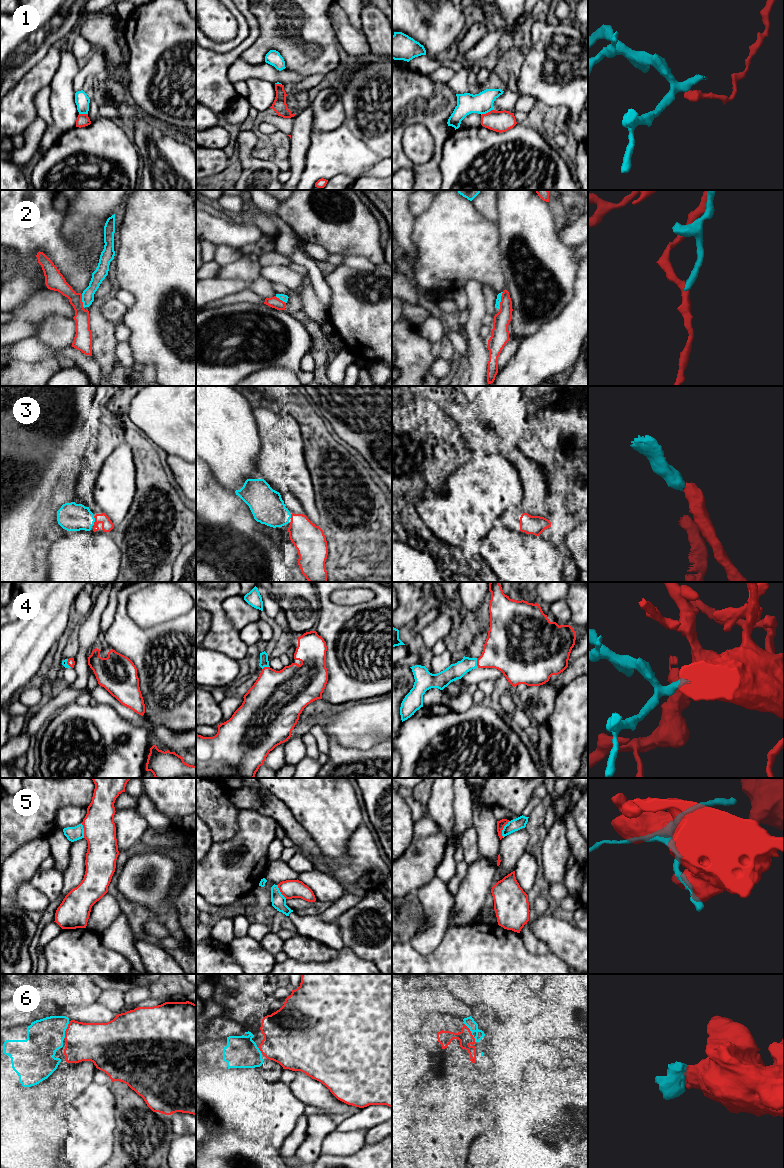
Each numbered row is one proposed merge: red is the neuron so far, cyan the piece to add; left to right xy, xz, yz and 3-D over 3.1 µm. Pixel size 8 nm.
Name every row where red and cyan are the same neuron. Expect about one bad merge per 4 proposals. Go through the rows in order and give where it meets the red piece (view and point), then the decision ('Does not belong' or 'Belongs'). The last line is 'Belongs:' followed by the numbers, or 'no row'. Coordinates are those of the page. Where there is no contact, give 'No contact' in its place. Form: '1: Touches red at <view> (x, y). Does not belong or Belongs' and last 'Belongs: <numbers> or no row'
1: Touches red at yz (486, 113). Does not belong
2: Touches red at yz (501, 300). Does not belong
3: Touches red at xy (95, 521). Belongs
4: Touches red at yz (477, 663). Belongs
5: Touches red at yz (502, 829). Does not belong
6: Touches red at yz (470, 1032). Belongs
Belongs: 3, 4, 6

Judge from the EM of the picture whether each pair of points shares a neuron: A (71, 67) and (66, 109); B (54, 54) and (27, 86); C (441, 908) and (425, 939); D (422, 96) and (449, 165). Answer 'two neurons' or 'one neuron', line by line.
A: one neuron
B: one neuron
C: one neuron
D: two neurons

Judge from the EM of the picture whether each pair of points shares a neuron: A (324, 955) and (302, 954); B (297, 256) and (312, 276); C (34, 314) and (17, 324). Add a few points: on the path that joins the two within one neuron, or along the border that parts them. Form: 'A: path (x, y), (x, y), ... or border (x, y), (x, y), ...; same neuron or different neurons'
A: path (319, 954), (307, 954); same neuron
B: path (302, 259), (312, 271); same neuron
C: path (30, 315), (21, 323); same neuron

